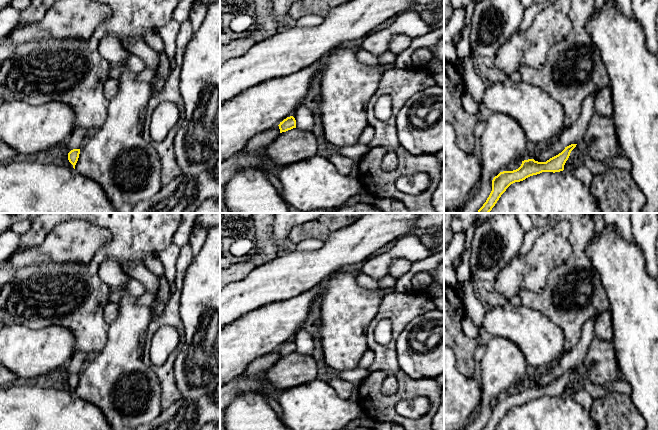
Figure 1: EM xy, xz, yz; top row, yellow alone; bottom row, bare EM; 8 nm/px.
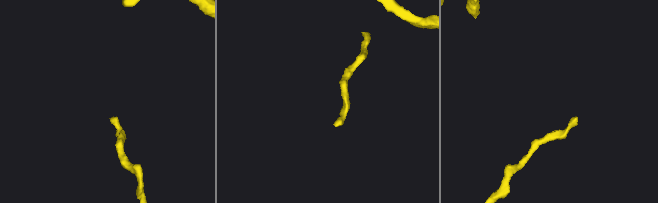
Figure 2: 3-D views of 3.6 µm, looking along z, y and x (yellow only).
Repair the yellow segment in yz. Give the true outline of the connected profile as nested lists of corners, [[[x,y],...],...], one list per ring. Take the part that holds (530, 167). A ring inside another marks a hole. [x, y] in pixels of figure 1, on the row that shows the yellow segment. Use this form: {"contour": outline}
{"contour": [[[571,144],[546,162],[538,162],[534,159],[522,161],[521,166],[513,171],[503,171],[492,180],[492,191],[483,206],[477,213],[489,213],[495,206],[506,189],[515,182],[520,182],[526,178],[540,174],[542,172],[560,172],[564,170],[564,165],[568,160],[571,151],[577,144]]]}

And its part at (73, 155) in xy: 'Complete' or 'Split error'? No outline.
Complete

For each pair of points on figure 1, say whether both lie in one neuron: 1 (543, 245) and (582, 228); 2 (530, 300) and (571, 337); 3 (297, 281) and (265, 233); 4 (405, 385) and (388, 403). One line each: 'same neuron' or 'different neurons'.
1: different neurons
2: same neuron
3: different neurons
4: same neuron

